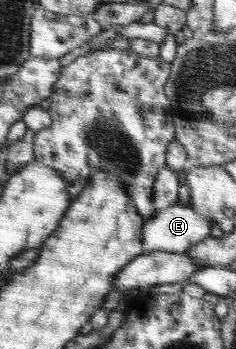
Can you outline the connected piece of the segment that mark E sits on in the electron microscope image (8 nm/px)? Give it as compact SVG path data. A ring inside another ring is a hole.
M176 200L166 209L157 211L152 219L146 220L142 225L142 244L144 244L142 253L148 254L156 251L186 252L189 247L193 247L210 236L214 223L215 221L210 216L194 212L190 202L182 203L182 201Z

